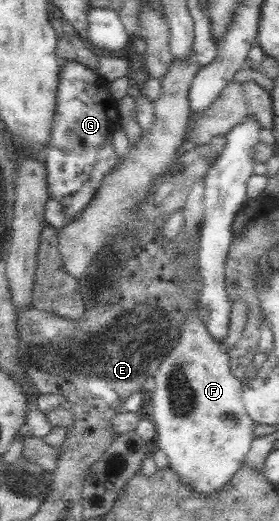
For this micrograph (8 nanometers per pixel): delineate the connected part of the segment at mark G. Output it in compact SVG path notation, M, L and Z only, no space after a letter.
M61 60L61 66L54 126L44 149L43 162L48 193L63 206L69 221L87 208L101 187L102 177L115 170L121 157L111 143L119 124L113 115L116 101L109 92L109 82L78 61Z

